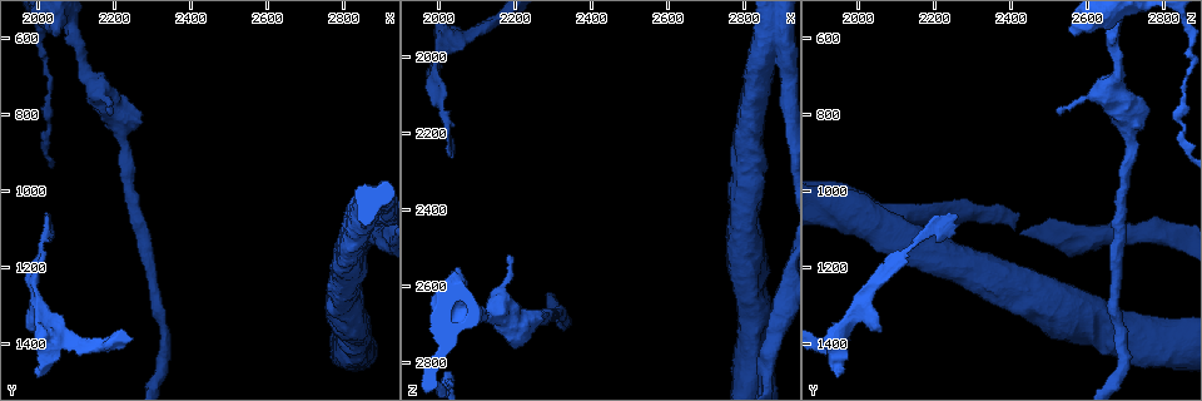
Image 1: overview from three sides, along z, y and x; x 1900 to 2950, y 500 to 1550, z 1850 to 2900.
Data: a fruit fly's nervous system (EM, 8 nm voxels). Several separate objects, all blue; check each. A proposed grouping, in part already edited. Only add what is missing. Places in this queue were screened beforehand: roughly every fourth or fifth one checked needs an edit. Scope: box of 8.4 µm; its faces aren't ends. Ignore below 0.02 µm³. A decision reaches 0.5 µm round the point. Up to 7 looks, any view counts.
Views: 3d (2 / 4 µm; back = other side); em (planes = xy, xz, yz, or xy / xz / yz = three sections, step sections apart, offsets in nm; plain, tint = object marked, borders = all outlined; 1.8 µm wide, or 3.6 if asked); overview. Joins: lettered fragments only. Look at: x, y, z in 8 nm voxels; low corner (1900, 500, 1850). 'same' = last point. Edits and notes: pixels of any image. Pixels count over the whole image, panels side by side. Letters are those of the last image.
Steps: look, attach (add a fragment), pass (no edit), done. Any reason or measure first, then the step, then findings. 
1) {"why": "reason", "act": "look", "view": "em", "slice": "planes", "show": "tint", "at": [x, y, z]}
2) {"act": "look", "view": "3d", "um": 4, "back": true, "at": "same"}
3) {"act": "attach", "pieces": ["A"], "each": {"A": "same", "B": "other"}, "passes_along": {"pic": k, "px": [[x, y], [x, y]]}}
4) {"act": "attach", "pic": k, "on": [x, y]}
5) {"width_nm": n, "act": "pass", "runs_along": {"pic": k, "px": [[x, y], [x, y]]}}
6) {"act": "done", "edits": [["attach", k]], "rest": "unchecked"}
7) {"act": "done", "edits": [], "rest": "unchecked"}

{"why": "thin end", "act": "look", "view": "em", "slice": "planes", "show": "borders", "at": [2030, 1065, 2260]}

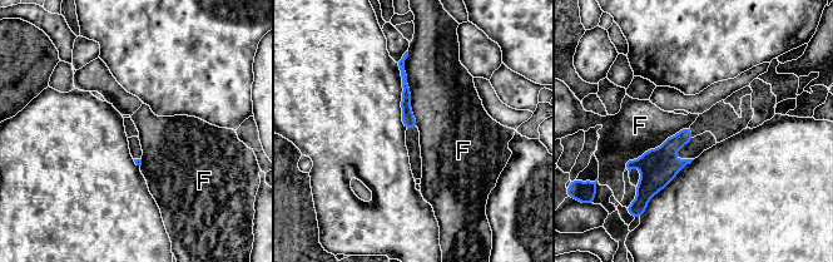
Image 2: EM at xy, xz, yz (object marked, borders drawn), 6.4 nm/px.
{"act": "pass", "each": {"F": "other"}, "border": {"pic": 2, "px": [[407, 52], [406, 80], [417, 127]]}, "found": "no lettered fragment goes on from it"}

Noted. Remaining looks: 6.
{"why": "branch stops here", "act": "look", "view": "3d", "um": 2, "at": [1975, 1360, 2060]}

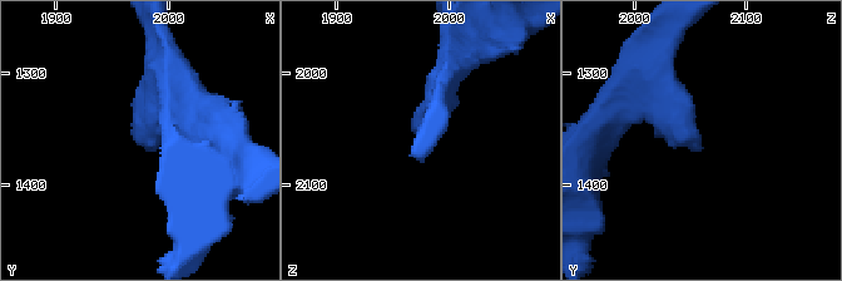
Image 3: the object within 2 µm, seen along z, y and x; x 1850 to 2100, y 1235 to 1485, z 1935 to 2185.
{"why": "shape alone is not enough", "act": "look", "view": "em", "um": 3.6, "slice": "planes", "show": "borders", "at": [1976, 1360, 2058]}

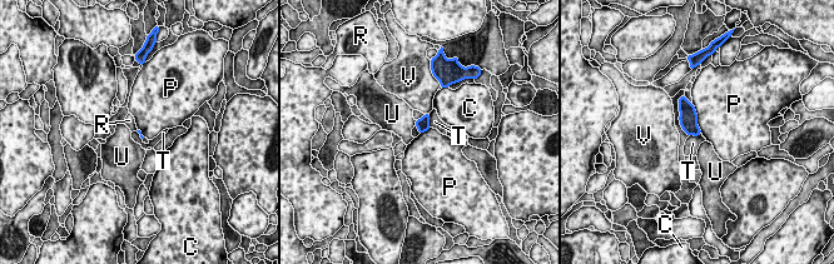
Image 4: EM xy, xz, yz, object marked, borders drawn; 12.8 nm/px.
{"act": "pass", "each": {"C": "other", "P": "other", "R": "other", "T": "other", "U": "other", "V": "other"}, "border": {"pic": 4, "px": [[428, 114], [431, 126]]}, "found": "none of them fits"}

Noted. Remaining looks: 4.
{"why": "sudden change in width", "act": "look", "view": "3d", "um": 2, "at": [2225, 830, 2705]}

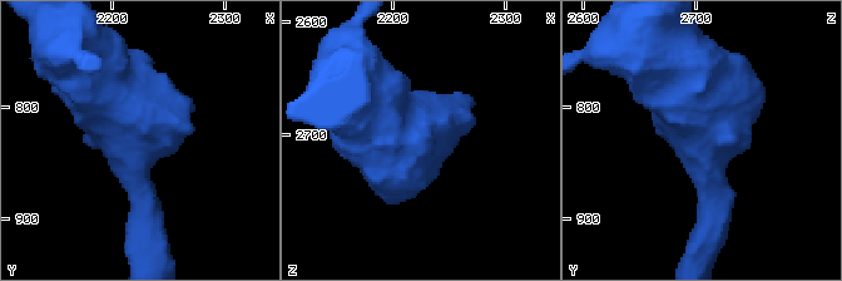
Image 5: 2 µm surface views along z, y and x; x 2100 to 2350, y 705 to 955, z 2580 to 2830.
{"arm_widths_nm": [260, 500], "why": "shape alone is not enough", "act": "look", "view": "em", "slice": "xz", "step": 8, "show": "plain", "at": [2222, 834, 2704]}

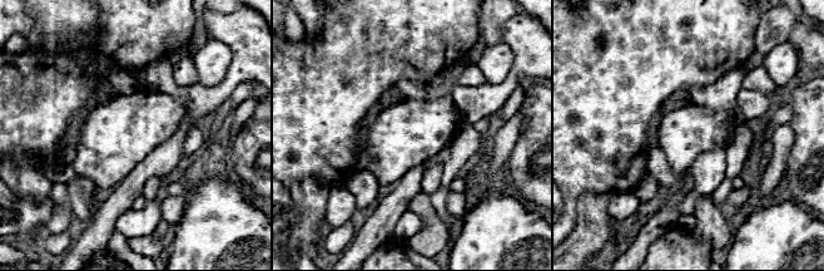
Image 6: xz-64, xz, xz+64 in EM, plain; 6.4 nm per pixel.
{"act": "look", "view": "em", "slice": "xz", "step": 8, "show": "borders", "at": "same"}

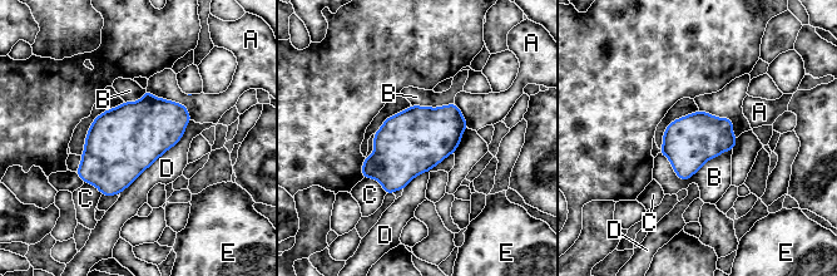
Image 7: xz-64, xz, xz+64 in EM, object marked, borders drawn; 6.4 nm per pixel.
{"act": "pass", "each": {"A": "other", "B": "other", "C": "other", "D": "other", "E": "other"}, "border": {"pic": 7, "px": [[732, 149], [684, 180], [659, 153]]}, "found": "none of them fits"}

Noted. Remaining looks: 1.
{"act": "done", "edits": [], "rest": "unchecked"}

